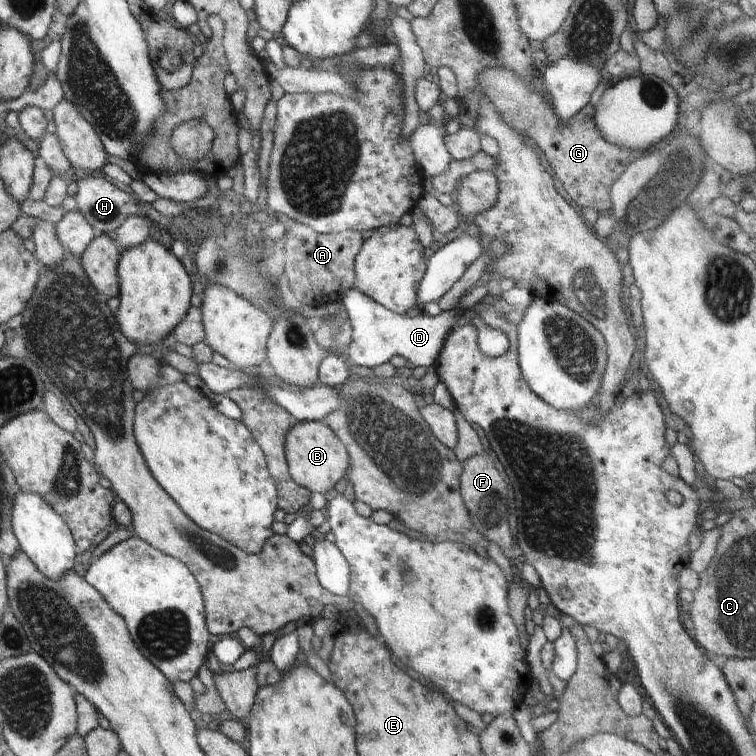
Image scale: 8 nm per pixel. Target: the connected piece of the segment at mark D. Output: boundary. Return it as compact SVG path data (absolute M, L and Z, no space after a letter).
M513 287L501 295L494 291L491 292L472 308L455 307L453 310L442 312L436 317L429 316L424 312L418 314L418 316L406 316L384 308L382 304L378 304L370 296L360 292L358 288L350 288L342 300L342 303L346 306L353 331L352 342L348 346L348 353L346 353L346 358L349 361L347 366L361 366L374 370L376 366L388 364L393 356L400 355L415 367L423 366L428 369L434 365L436 358L438 358L438 352L442 350L446 338L456 328L464 326L466 322L474 322L476 326L480 324L481 320L478 318L480 312L478 310L482 310L484 306L490 306L494 302L499 303L501 300L501 303L506 307L523 311L534 300L534 297L535 293L532 290Z

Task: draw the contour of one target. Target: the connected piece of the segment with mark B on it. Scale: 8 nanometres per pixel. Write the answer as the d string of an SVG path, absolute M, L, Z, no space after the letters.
M299 421L286 434L285 455L290 476L300 486L325 494L350 470L350 457L346 448L324 422Z

